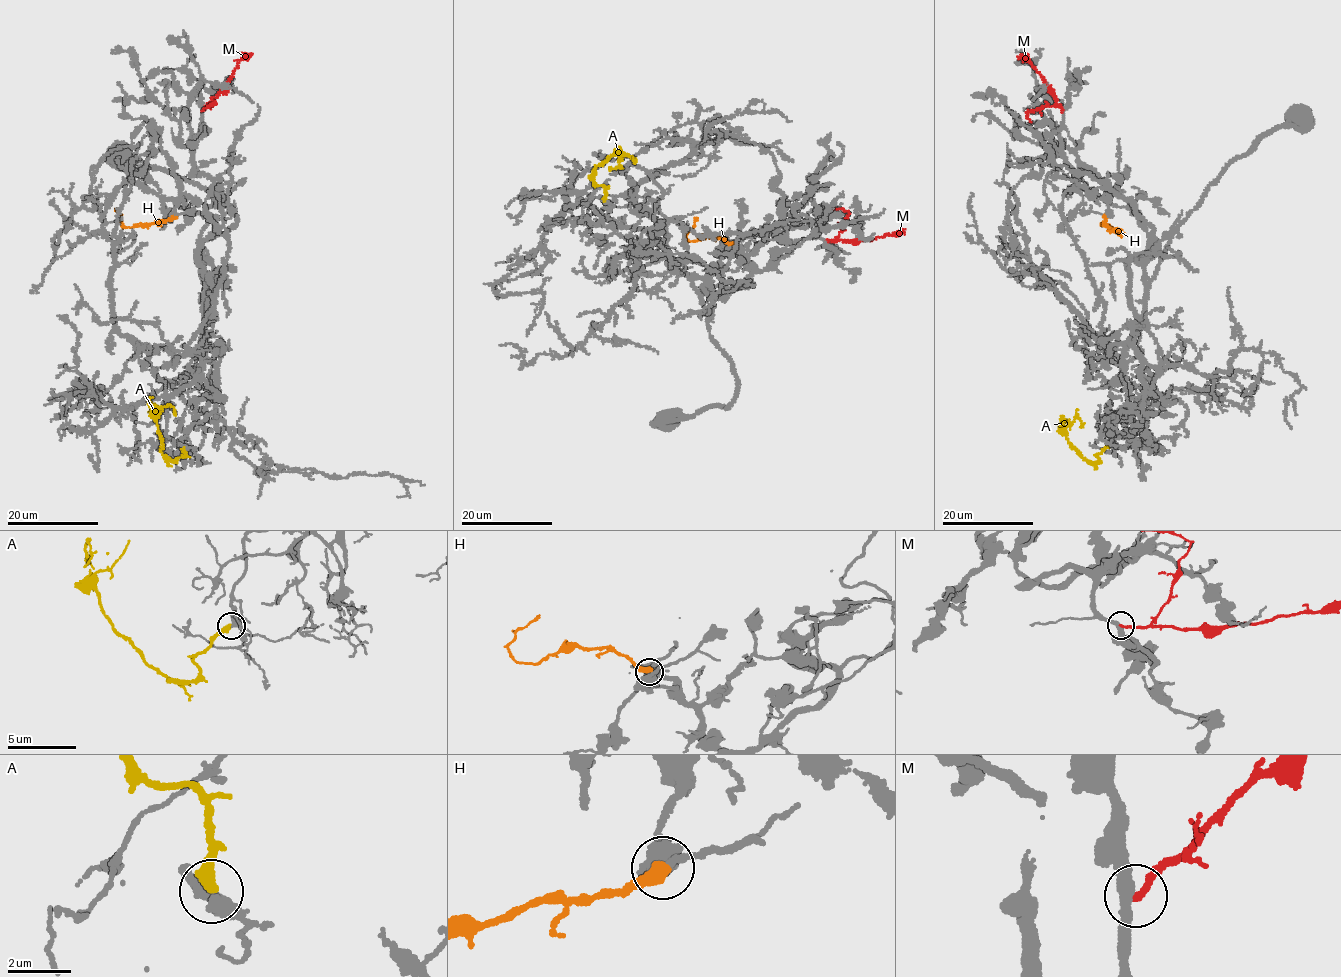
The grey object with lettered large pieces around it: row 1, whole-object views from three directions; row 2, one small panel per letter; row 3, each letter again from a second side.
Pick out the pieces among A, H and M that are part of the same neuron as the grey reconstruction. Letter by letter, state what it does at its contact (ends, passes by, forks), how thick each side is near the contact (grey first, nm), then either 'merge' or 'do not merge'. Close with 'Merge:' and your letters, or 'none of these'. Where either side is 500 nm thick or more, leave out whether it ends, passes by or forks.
A: it ends; calibres 440 and 360 nm; do not merge
H: it ends; calibres 460 and 440 nm; do not merge
M: it ends; calibres 280 and 220 nm; do not merge
Merge: none of these

